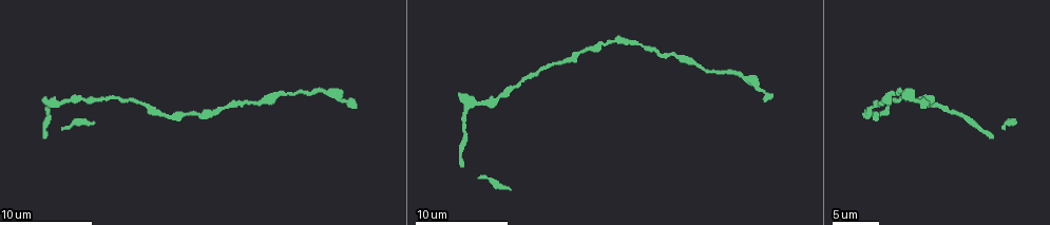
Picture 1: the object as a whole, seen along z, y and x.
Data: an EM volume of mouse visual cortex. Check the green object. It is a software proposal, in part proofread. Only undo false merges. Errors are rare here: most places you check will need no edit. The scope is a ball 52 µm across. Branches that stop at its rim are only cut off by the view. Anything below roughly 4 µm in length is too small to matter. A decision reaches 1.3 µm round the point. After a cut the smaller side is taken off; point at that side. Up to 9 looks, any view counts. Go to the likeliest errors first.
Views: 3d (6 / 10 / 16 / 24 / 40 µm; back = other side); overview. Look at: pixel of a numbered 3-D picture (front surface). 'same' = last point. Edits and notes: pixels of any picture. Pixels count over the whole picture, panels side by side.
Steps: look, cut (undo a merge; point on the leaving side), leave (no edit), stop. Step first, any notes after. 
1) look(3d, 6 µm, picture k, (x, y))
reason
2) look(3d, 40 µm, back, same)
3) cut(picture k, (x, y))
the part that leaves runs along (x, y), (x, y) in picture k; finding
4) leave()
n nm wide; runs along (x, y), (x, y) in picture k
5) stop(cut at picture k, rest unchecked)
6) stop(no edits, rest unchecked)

look(3d, 10 µm, picture 1, (697, 63))
sudden change in width

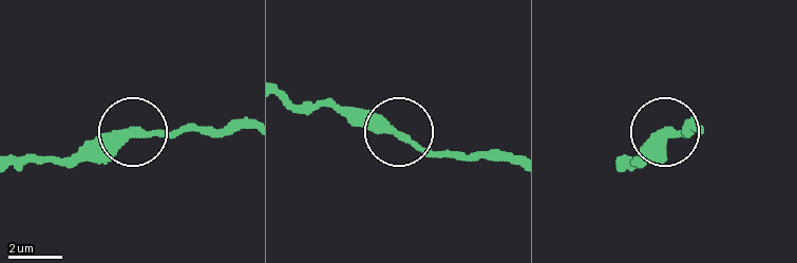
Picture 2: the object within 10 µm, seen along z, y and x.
leave()
runs along (288, 99), (377, 115), (456, 158) in picture 2; continuous, no second neuron

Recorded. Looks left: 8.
look(3d, 16 µm, picture 1, (149, 109))

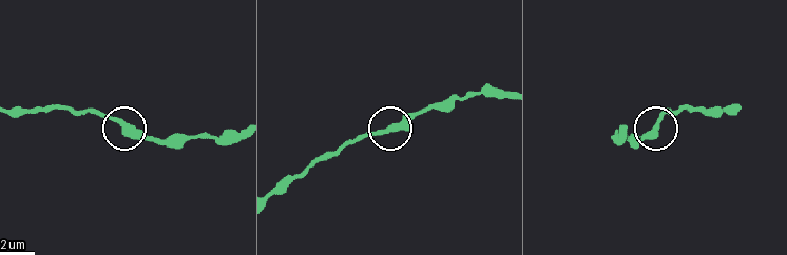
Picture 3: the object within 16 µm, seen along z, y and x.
leave()
continuous, no second neuron

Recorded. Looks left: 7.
look(3d, 10 µm, picture 1, (101, 98))
thick turns thin

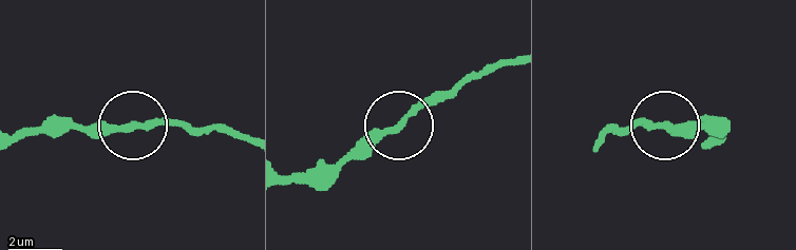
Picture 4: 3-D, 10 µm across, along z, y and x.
leave()
runs along (246, 141), (171, 126), (78, 126) in picture 4; all the same neuron

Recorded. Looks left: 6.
look(3d, 6 µm, picture 1, (641, 46))
narrows sharply

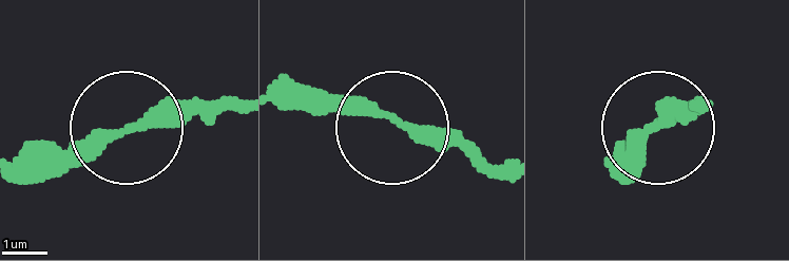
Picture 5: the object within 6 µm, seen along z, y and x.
look(3d, 6 µm, back, picture 5, (388, 116))

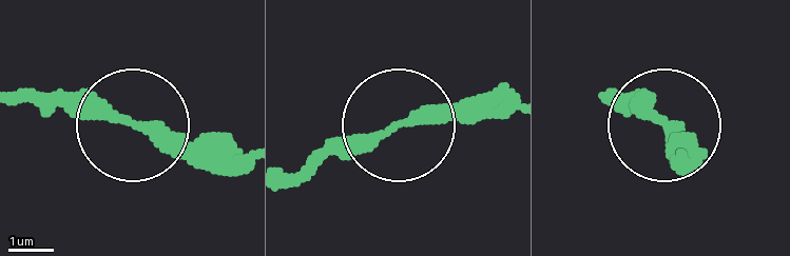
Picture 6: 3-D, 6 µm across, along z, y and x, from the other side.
leave()
260 nm wide; runs along (509, 109), (430, 109), (283, 177) in picture 6; all the same neuron

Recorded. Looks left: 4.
stop(no edits, rest unchecked)

